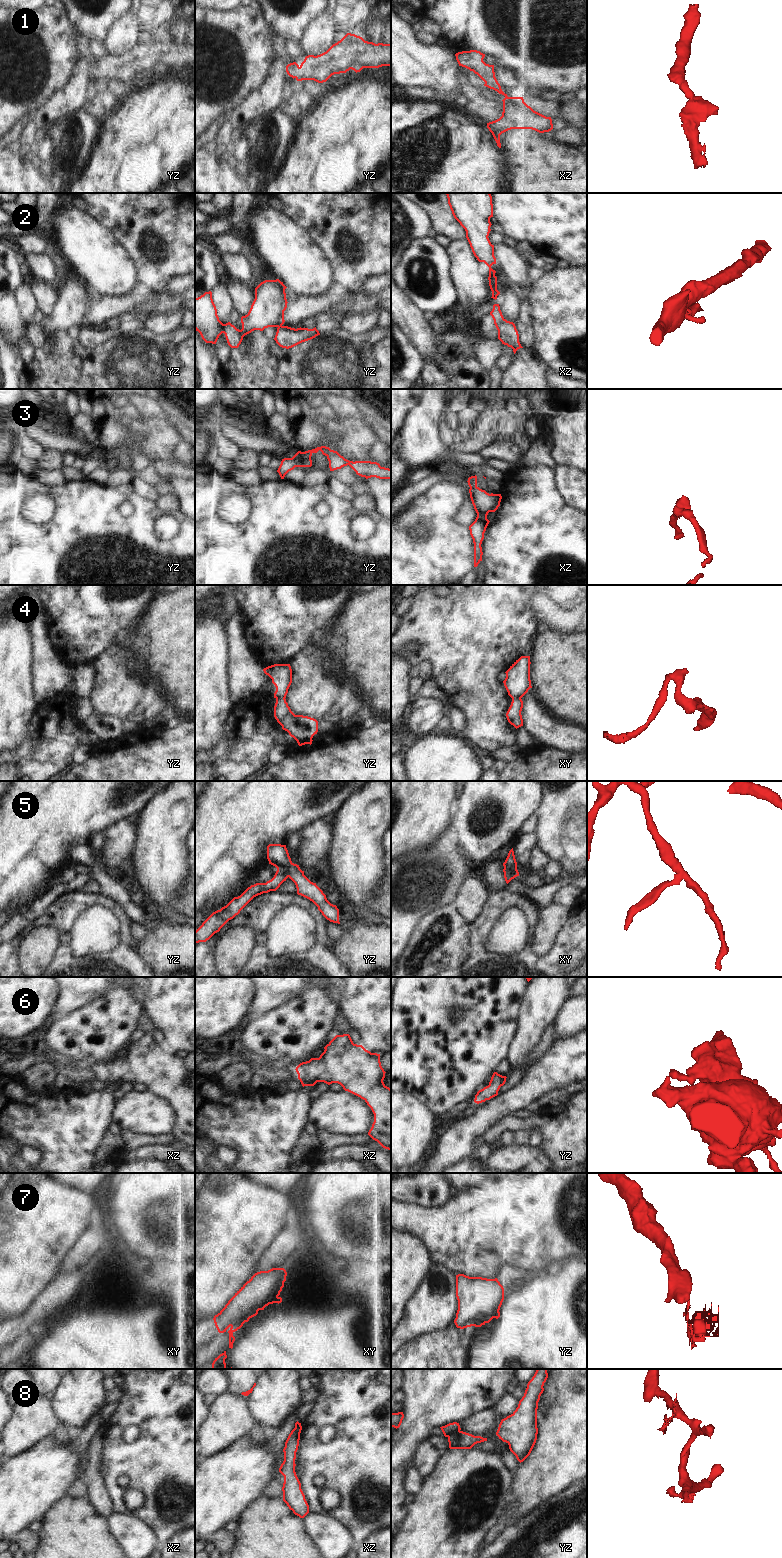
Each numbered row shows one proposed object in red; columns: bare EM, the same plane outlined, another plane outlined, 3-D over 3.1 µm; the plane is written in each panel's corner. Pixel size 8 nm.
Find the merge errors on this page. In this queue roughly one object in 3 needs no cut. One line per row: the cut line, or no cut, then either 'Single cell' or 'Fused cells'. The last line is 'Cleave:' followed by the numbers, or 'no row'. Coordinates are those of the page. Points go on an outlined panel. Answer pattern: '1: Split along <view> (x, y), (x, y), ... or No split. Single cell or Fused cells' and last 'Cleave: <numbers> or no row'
1: No split. Single cell
2: Split along xz (494, 275), (489, 277). Fused cells
3: No split. Single cell
4: Split along yz (284, 697), (276, 699). Fused cells
5: Split along xy (504, 867), (518, 875). Fused cells
6: No split. Single cell
7: Split along xy (277, 1296), (250, 1316), (244, 1317), (231, 1326). Fused cells
8: Split along yz (459, 1430), (447, 1436). Fused cells
Cleave: 2, 4, 5, 7, 8.

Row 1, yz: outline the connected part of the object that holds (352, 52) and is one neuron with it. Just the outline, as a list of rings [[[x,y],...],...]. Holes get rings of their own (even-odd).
[[[347,33],[326,52],[306,56],[300,66],[296,62],[288,64],[286,72],[297,81],[314,80],[323,83],[332,75],[346,73],[350,69],[357,73],[363,68],[382,66],[391,66],[391,44],[375,44]]]

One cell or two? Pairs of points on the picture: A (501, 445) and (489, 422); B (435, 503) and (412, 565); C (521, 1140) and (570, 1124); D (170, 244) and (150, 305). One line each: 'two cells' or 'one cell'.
A: two cells
B: one cell
C: two cells
D: two cells

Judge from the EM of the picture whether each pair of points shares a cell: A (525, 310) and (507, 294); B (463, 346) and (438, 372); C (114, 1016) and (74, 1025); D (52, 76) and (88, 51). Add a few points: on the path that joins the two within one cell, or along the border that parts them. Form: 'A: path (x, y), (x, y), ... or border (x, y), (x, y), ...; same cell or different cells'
A: border (520, 303), (520, 311), (514, 323); different cells
B: path (457, 353), (457, 357), (445, 369); same cell
C: path (104, 1024), (84, 1026); same cell
D: border (83, 43), (81, 54), (69, 79); different cells

